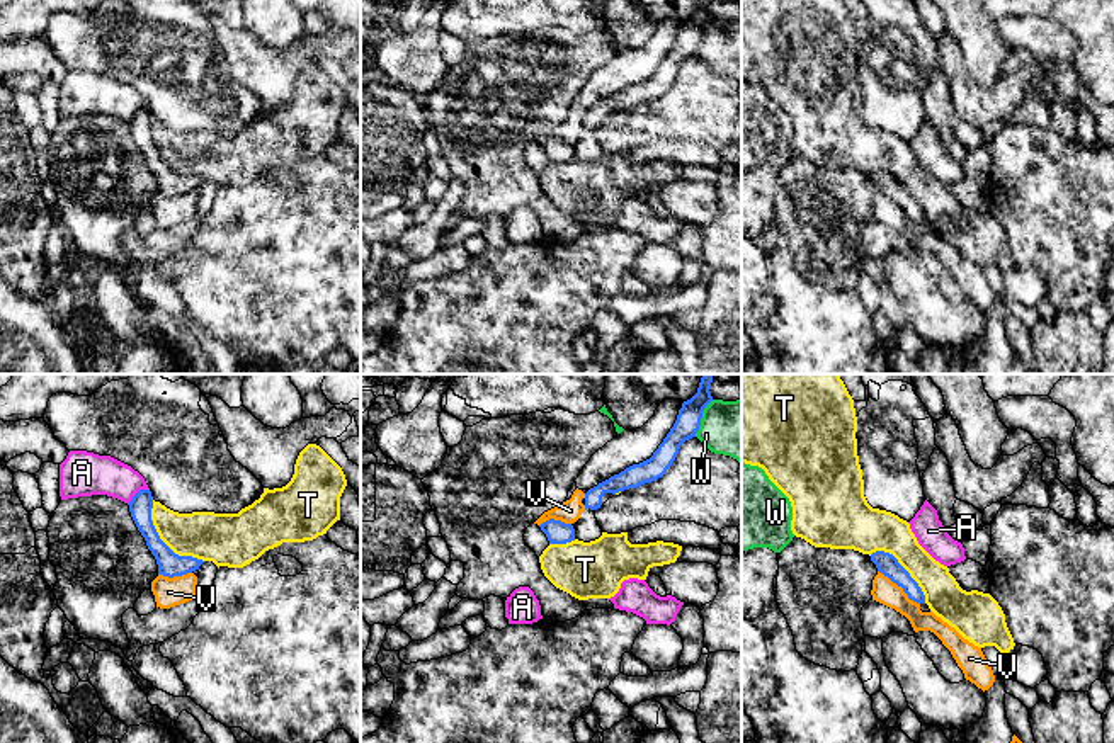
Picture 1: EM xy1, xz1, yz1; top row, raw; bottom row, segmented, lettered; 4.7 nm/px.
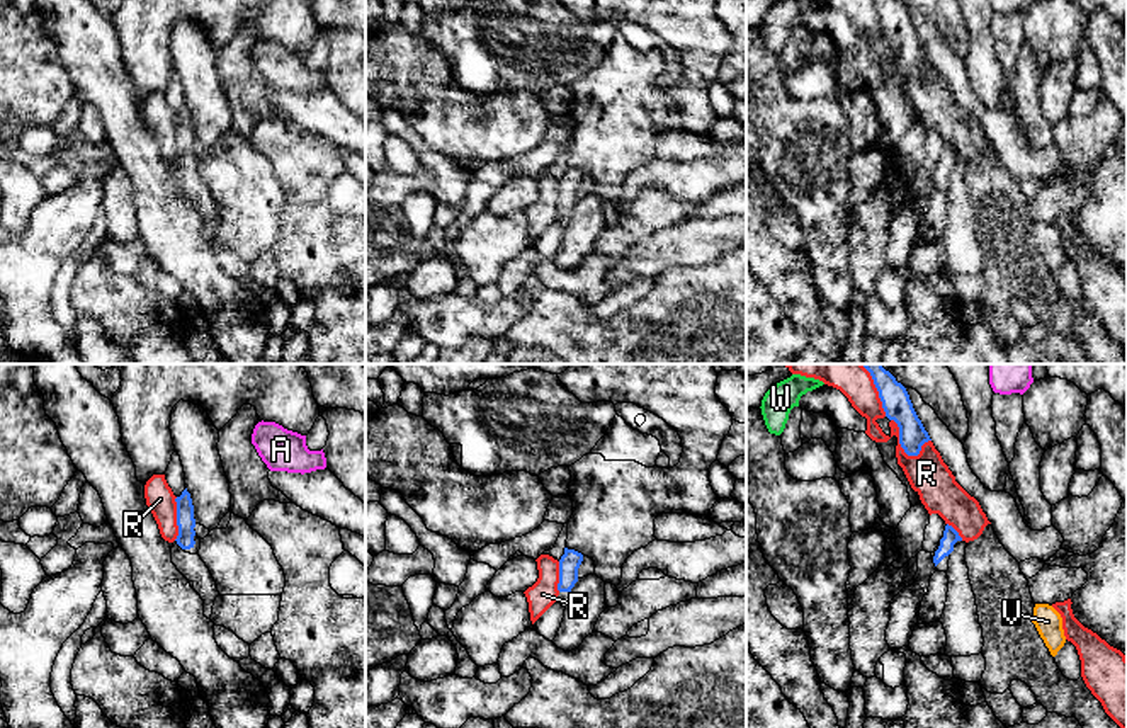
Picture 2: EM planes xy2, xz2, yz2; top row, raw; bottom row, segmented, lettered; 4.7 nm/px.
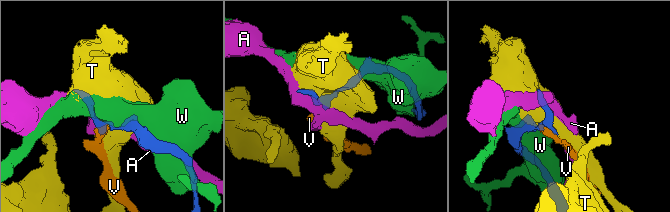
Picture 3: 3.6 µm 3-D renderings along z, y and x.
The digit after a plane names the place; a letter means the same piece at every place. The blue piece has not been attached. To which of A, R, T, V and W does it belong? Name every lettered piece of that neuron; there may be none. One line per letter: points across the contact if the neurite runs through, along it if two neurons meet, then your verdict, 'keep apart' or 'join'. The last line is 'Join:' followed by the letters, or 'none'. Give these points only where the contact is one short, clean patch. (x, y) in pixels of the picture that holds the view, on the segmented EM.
A: keep apart
R: keep apart
T: keep apart
V: along yz1 (878, 570), (919, 604) | keep apart
W: keep apart
Join: none

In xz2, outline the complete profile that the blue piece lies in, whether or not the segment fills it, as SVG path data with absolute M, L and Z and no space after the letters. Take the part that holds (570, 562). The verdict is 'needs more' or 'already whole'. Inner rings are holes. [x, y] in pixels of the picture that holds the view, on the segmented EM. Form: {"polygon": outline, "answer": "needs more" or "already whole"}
{"polygon": "M564 548L564 555L559 560L559 583L558 583L558 602L566 607L569 602L569 592L578 582L578 568L583 561L583 555Z", "answer": "needs more"}

